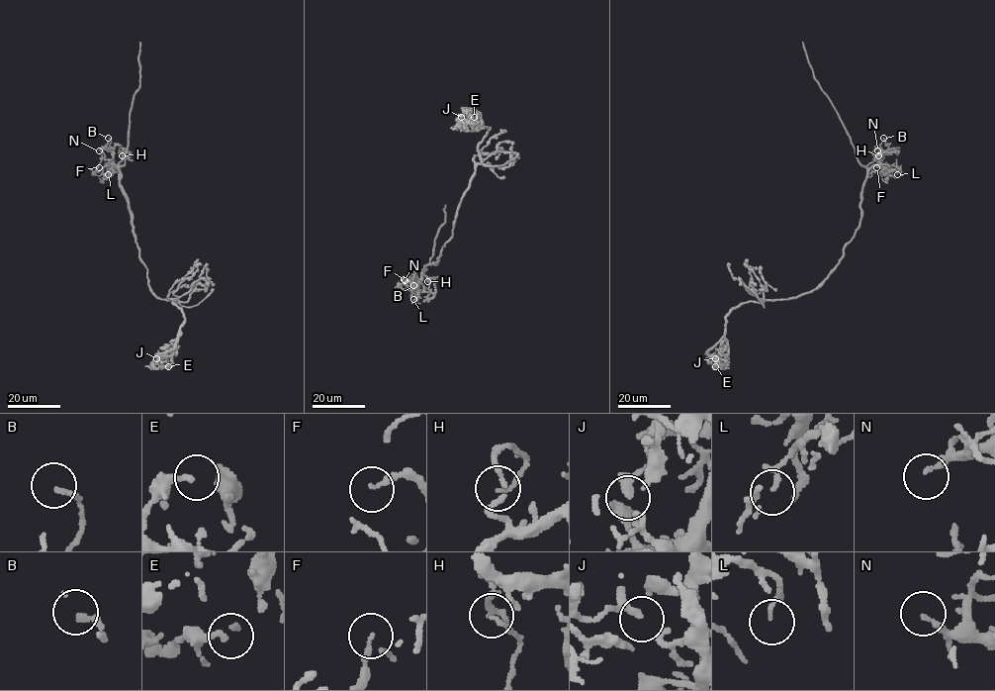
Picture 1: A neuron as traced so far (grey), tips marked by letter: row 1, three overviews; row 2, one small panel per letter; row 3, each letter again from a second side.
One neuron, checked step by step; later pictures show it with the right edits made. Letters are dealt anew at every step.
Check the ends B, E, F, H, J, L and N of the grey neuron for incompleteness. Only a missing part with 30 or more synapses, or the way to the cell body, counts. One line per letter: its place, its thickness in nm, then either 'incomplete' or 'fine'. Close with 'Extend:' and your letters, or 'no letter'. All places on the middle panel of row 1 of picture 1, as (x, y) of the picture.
B: at (413, 285); 180 nm thick; fine
E: at (474, 117); 200 nm thick; fine
F: at (404, 279); 160 nm thick; fine
H: at (427, 281); 110 nm thick; fine
J: at (461, 117); 320 nm thick; fine
L: at (413, 299); 100 nm thick; fine
N: at (405, 280); 170 nm thick; fine
Extend: no letter

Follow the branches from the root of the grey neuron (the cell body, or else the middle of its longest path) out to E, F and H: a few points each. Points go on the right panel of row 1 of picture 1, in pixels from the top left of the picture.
E: (843, 253), (808, 292), (734, 307), (726, 317), (724, 335), (708, 351), (721, 362), (715, 366)
F: (843, 253), (843, 247), (859, 224), (860, 193), (866, 172), (879, 164), (887, 170), (876, 167)
H: (843, 253), (843, 247), (859, 224), (860, 193), (866, 166), (879, 152), (878, 155)

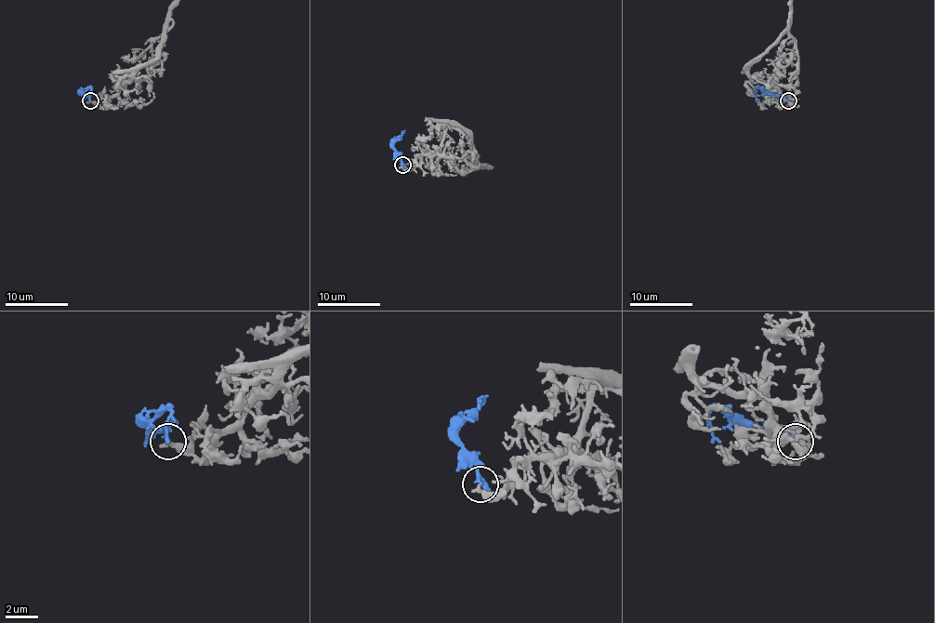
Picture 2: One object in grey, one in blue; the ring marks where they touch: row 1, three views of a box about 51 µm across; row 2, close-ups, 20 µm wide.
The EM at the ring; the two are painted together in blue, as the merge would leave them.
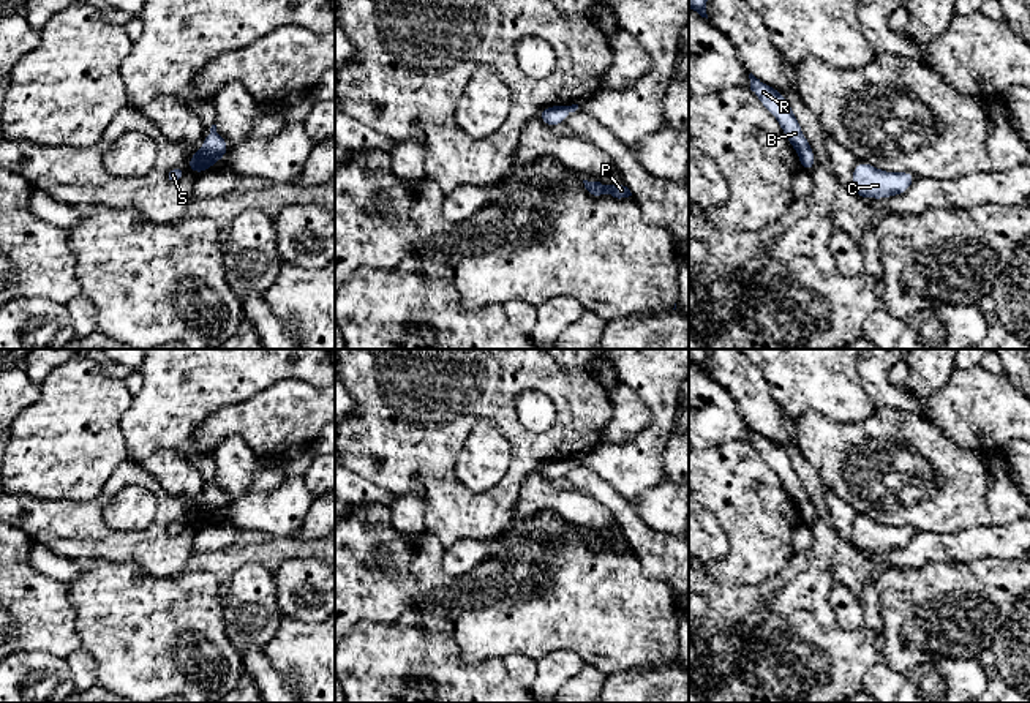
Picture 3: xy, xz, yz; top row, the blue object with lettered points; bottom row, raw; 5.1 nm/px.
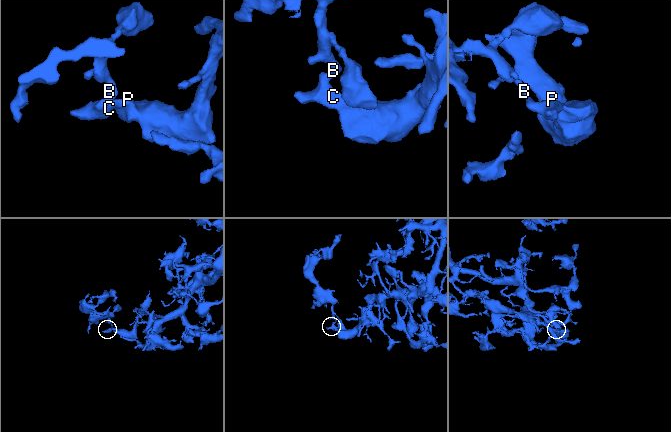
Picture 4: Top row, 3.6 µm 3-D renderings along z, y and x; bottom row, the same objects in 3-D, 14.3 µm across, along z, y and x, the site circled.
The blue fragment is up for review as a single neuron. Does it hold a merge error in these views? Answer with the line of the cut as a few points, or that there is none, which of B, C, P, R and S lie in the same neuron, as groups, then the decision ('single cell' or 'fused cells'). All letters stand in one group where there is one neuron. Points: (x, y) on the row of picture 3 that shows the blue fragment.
no cut; B C P R S; single cell

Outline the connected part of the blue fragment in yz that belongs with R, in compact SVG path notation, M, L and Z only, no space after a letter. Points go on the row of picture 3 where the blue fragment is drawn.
M752 73L749 74L749 79L750 90L757 95L760 103L777 118L784 134L790 141L791 147L798 152L801 169L812 172L817 158L810 148L809 141L801 133L801 125L796 120L787 98L771 85L763 84Z

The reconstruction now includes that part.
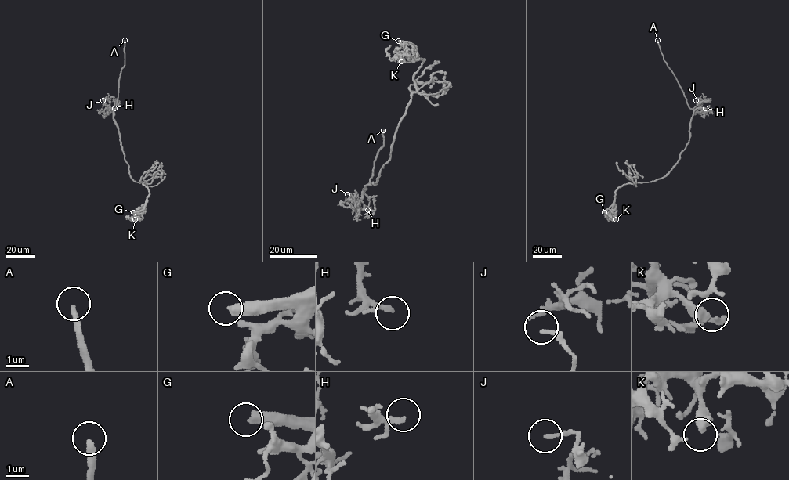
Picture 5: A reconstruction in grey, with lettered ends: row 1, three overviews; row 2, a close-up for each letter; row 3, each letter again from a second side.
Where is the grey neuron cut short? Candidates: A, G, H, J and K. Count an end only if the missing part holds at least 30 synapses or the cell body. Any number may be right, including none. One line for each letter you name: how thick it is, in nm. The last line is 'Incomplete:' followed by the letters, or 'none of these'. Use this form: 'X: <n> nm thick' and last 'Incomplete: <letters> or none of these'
A: 260 nm thick
G: 440 nm thick
Incomplete: A, G

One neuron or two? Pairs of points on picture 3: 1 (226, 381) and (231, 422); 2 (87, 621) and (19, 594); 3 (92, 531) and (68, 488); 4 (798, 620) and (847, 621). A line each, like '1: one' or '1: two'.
1: two
2: two
3: two
4: two

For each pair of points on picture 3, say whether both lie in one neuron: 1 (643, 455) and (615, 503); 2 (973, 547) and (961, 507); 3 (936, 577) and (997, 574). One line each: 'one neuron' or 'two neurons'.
1: two neurons
2: two neurons
3: one neuron

